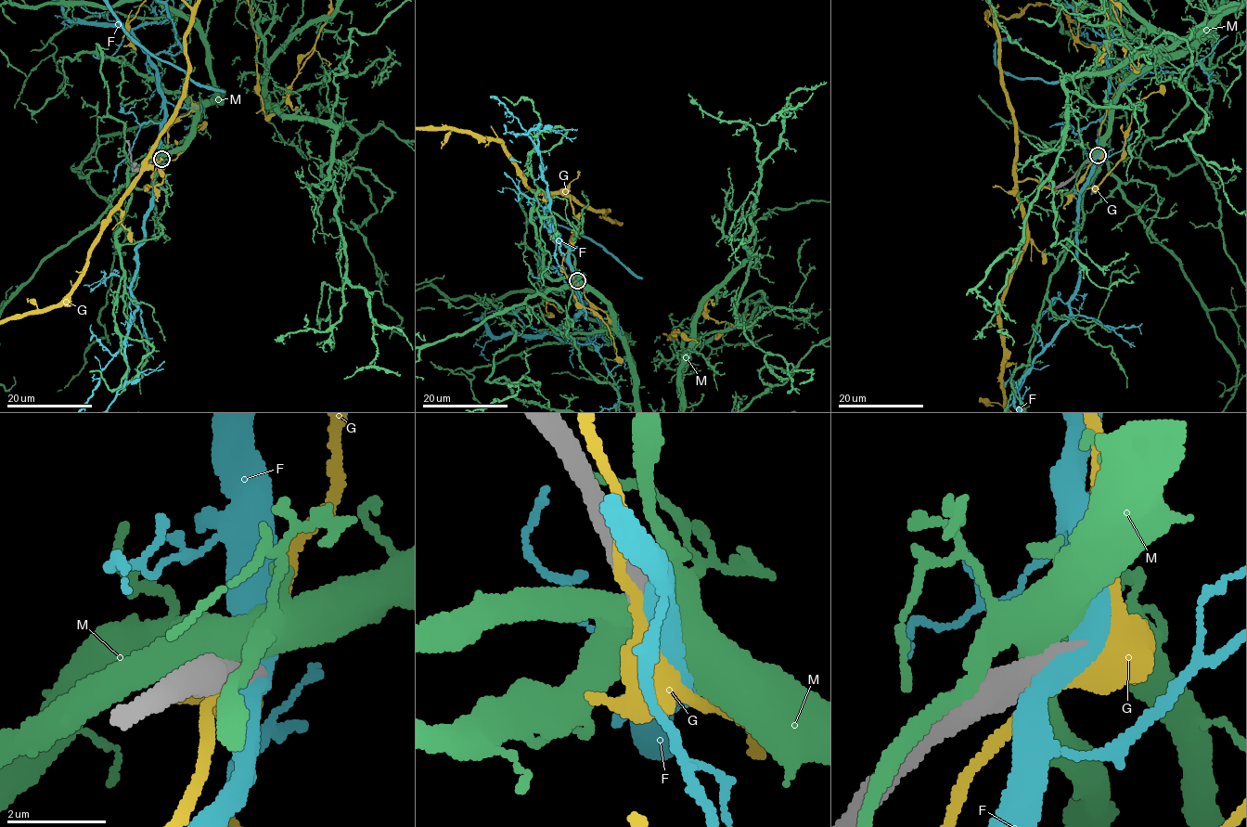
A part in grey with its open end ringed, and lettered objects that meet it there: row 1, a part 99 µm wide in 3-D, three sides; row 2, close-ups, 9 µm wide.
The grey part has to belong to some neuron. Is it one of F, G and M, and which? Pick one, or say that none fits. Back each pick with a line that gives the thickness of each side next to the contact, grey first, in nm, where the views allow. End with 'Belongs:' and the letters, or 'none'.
Belongs: none

